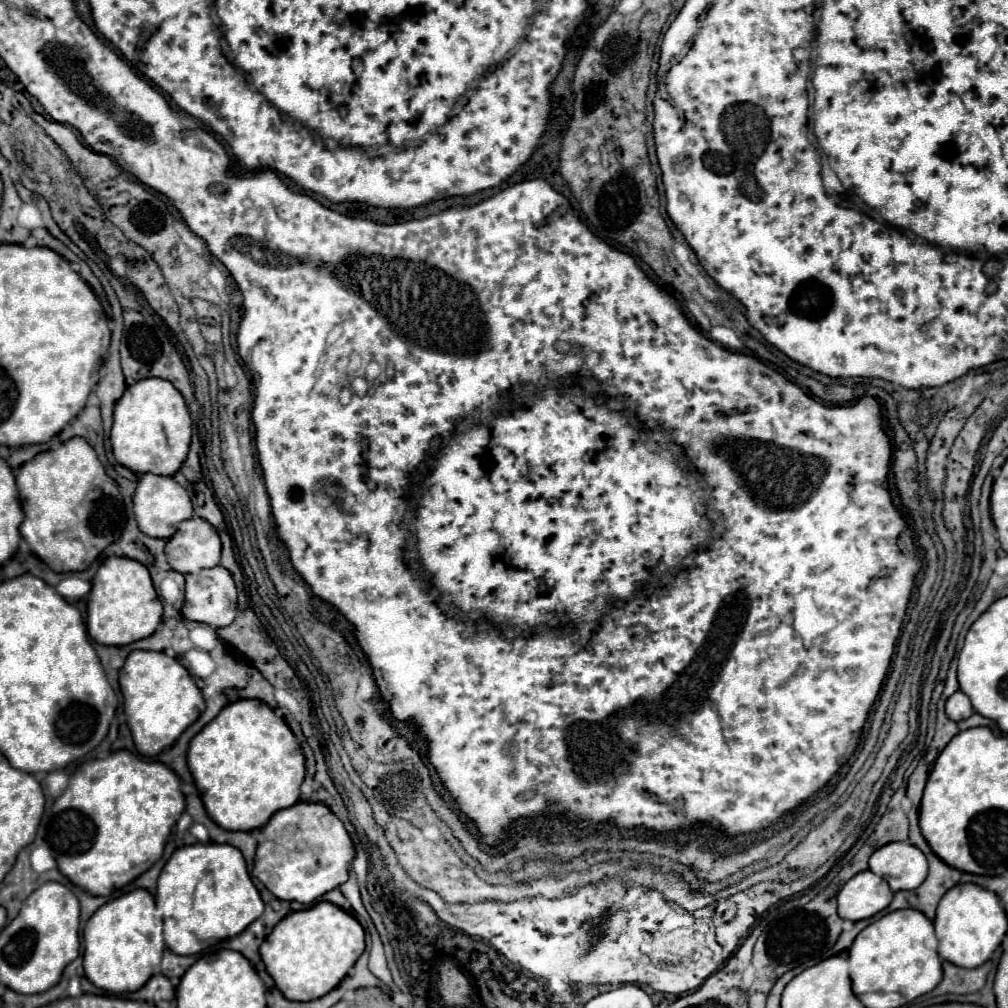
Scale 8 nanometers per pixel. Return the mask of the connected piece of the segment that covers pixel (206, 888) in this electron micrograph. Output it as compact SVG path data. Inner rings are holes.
M195 843L179 847L159 875L155 899L157 909L163 913L165 943L177 955L195 955L219 941L235 937L263 913L263 901L249 877L243 853L229 843Z

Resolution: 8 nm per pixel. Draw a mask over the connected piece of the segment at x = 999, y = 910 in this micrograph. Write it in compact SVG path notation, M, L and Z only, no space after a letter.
M959 883L949 889L939 901L937 917L933 923L939 939L939 955L945 961L967 969L983 965L1001 945L1007 933L1007 915L999 897L977 883Z

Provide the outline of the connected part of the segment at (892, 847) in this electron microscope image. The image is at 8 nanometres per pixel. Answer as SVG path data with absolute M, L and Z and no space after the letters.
M895 841L879 847L871 855L869 869L883 877L891 891L917 889L927 877L927 859L915 845Z

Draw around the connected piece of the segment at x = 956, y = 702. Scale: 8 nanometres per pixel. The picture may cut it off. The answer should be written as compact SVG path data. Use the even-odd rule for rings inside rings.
M957 691L957 693L953 693L953 695L947 699L945 713L947 713L949 719L961 721L961 719L967 719L967 717L973 713L973 705L971 705L969 697L967 697L963 691Z

